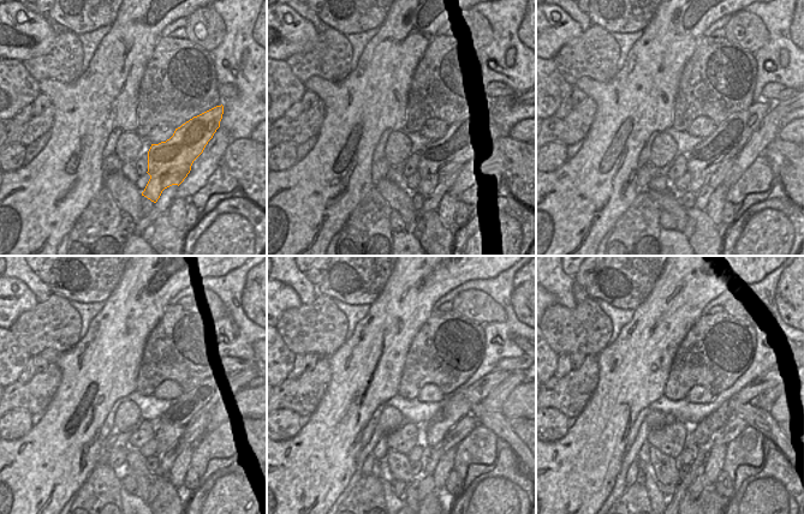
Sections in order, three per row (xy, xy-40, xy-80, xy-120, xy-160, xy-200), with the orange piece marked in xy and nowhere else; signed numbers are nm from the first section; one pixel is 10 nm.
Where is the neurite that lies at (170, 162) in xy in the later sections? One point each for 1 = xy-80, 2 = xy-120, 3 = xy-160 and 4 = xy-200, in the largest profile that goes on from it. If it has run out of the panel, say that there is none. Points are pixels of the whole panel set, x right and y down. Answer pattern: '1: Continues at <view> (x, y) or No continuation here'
1: Continues at xy-80 (727, 141)
2: Continues at xy-120 (190, 404)
3: Continues at xy-160 (458, 405)
4: Continues at xy-200 (770, 378).

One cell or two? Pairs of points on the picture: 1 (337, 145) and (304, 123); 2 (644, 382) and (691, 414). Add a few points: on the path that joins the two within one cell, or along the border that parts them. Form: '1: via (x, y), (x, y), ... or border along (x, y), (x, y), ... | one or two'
1: border along (325, 105), (325, 118), (317, 135) | two
2: border along (663, 394), (648, 406) | two

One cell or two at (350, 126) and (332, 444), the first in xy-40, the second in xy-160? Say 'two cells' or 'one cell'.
one cell

